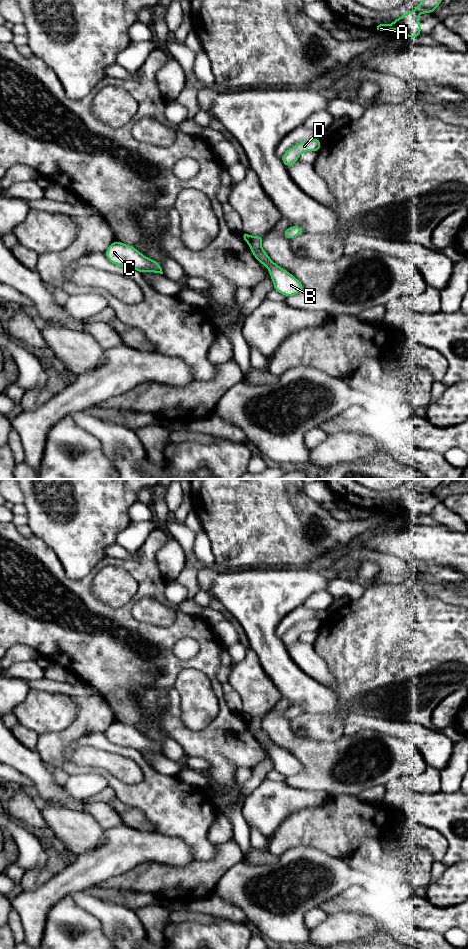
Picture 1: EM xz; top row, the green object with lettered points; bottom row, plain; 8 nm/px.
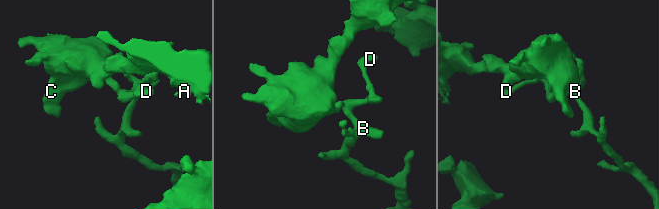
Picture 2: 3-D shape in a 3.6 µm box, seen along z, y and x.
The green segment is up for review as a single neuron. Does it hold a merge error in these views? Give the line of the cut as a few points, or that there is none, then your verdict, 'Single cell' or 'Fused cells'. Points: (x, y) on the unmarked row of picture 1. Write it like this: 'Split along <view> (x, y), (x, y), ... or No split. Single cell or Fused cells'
Split along xz (252, 717), (248, 723). Fused cells

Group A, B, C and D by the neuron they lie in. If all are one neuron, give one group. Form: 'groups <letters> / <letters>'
groups A C / B D

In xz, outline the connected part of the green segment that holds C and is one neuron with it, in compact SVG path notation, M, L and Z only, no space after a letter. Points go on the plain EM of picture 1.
M114 721L105 731L108 740L118 747L133 748L140 753L151 751L163 754L161 745L141 734L135 727Z

